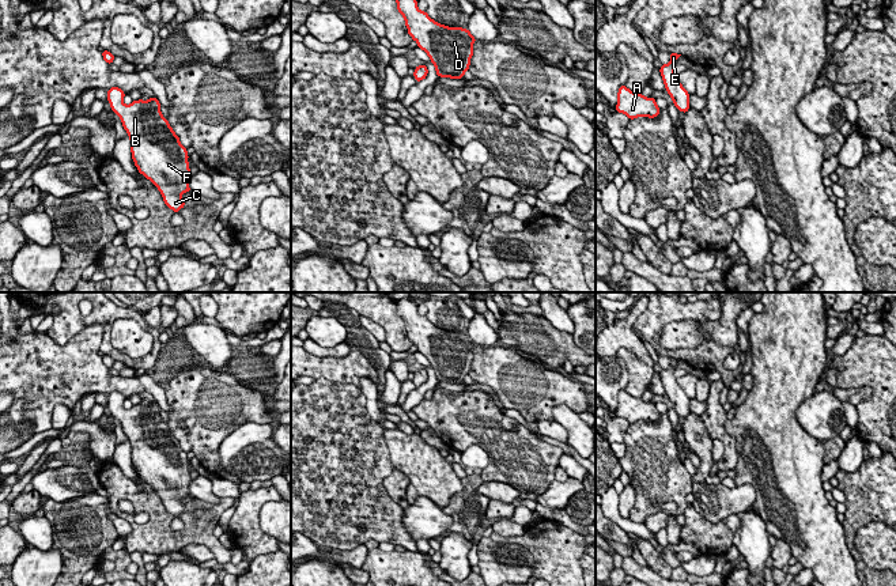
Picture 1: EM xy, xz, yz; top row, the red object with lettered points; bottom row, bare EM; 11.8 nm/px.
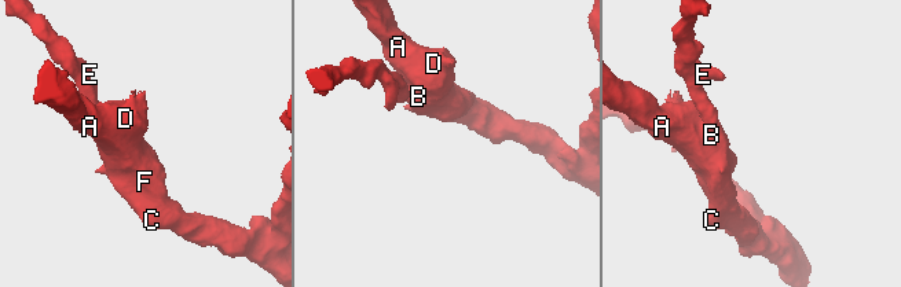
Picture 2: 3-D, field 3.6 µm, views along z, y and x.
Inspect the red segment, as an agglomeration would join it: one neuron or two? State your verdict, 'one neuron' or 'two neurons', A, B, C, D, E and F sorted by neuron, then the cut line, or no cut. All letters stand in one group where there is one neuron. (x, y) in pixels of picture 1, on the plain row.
one neuron | A B C D E F | no cut

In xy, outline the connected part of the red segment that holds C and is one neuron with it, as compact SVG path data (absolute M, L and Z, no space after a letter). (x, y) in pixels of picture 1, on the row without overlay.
M118 392L107 396L110 412L129 441L135 470L158 492L165 509L178 518L185 511L181 500L192 496L188 455L163 421L156 401L131 409L122 407L124 401Z

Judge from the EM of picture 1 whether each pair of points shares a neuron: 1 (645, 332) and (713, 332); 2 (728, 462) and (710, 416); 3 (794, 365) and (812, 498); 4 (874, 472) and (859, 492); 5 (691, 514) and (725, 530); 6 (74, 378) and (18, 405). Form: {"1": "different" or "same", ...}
{"1": "different", "2": "same", "3": "same", "4": "same", "5": "same", "6": "different"}

